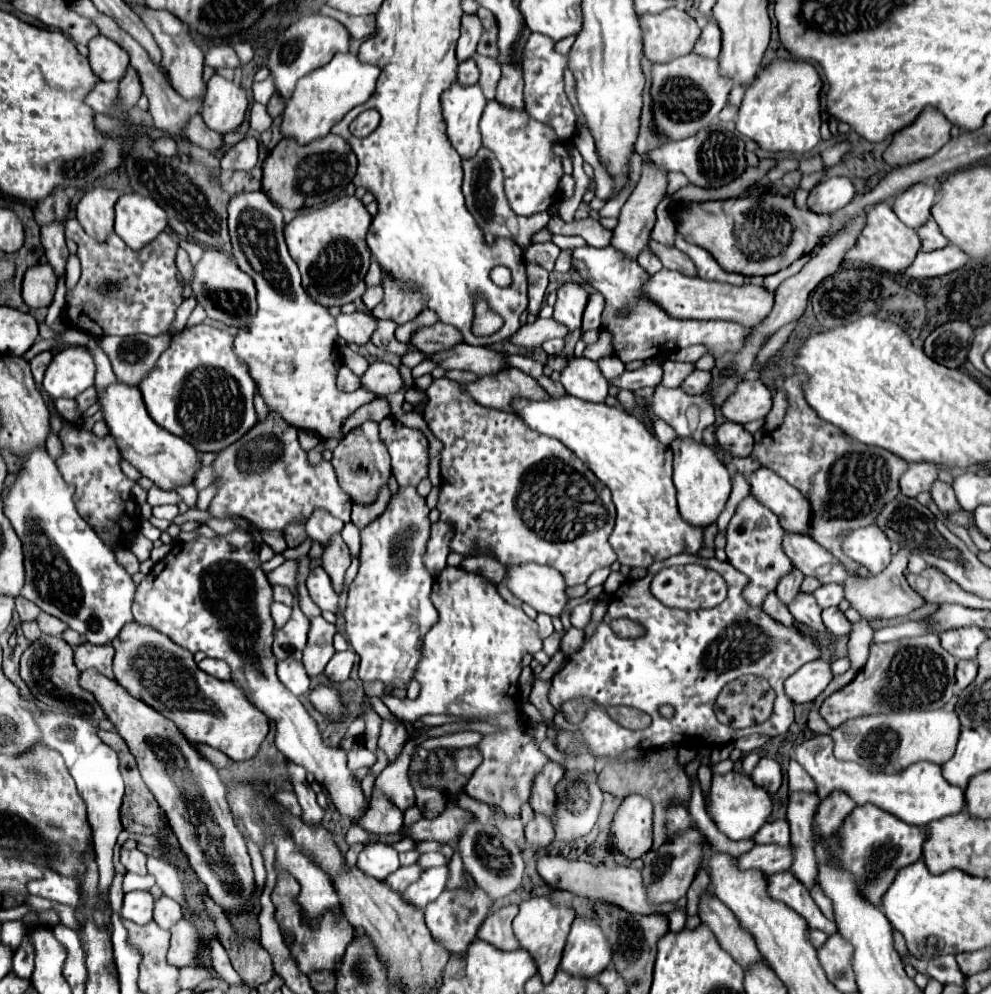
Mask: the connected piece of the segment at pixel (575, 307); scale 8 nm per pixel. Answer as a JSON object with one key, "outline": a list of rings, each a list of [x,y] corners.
{"outline":[[[564,283],[558,287],[558,301],[554,305],[554,319],[568,327],[568,331],[580,329],[582,313],[588,301],[588,293],[578,283]]]}

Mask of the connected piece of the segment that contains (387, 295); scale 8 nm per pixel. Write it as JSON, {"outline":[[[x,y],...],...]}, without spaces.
{"outline":[[[390,273],[382,275],[380,285],[384,289],[384,299],[372,309],[372,315],[376,319],[392,319],[402,325],[414,319],[426,307],[422,305],[422,297],[418,297],[418,293],[410,293],[410,289],[398,289]]]}

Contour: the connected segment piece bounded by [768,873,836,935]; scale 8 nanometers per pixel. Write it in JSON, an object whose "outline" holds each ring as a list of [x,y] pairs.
{"outline":[[[776,873],[768,877],[770,895],[782,903],[786,903],[790,909],[794,909],[798,915],[802,915],[812,929],[820,929],[826,935],[836,933],[834,921],[826,919],[818,905],[814,905],[814,899],[810,897],[808,889],[792,875],[792,873]]]}

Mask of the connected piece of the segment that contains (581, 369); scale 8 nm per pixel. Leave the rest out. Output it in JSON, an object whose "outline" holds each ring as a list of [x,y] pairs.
{"outline":[[[566,357],[566,369],[560,371],[560,383],[568,395],[602,403],[608,395],[608,381],[602,377],[598,363],[586,357]]]}

